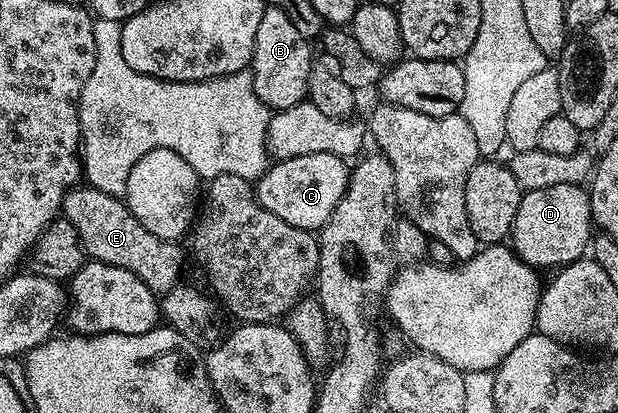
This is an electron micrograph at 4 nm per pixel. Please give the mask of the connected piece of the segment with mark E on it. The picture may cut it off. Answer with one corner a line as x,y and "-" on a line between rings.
75,186
62,199
61,215
76,230
83,253
90,260
134,272
155,294
163,294
180,284
182,252
172,240
161,240
148,234
138,219
130,213
125,199
109,196
99,188

